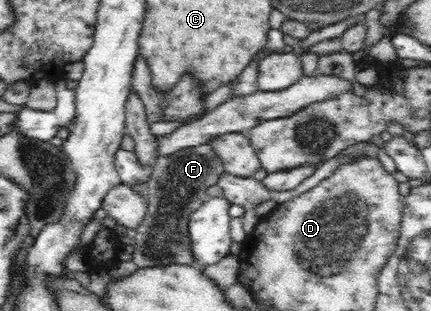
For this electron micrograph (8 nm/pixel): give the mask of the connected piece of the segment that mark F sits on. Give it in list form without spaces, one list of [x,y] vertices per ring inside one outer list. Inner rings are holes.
[[[212,145],[182,148],[168,155],[160,154],[153,166],[150,179],[146,181],[147,212],[136,230],[132,261],[138,269],[184,264],[204,269],[195,263],[189,250],[187,217],[199,208],[207,197],[210,185],[216,185],[224,174],[222,169],[214,169]]]

